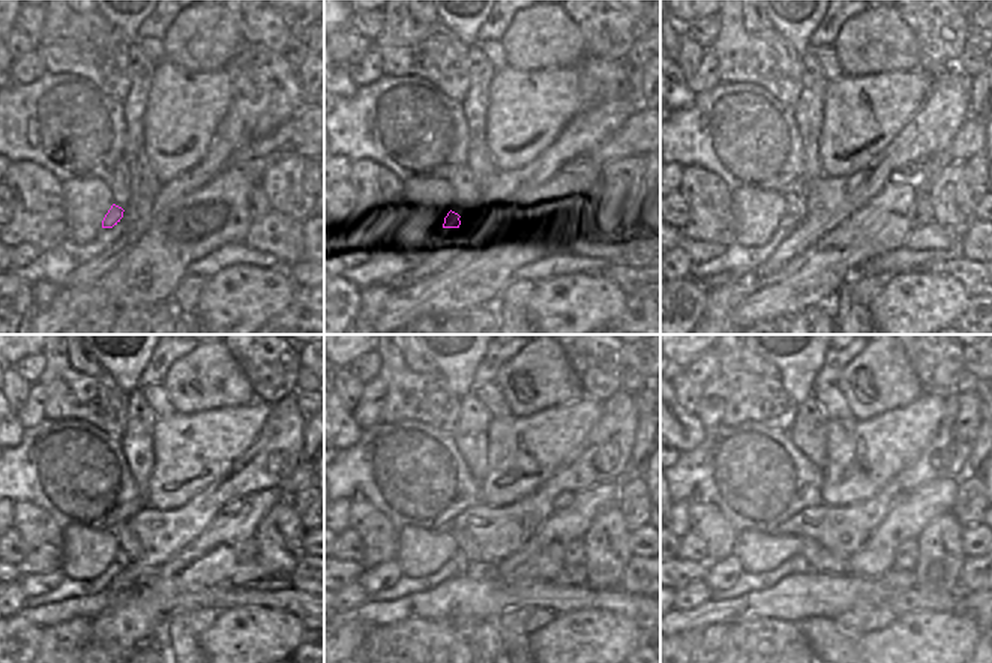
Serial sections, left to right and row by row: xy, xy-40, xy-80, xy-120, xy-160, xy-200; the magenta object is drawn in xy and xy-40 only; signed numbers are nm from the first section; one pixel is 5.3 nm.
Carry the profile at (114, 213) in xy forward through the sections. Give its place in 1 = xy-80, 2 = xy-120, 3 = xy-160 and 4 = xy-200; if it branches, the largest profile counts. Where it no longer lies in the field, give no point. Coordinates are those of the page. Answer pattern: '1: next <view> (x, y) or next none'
1: next xy-80 (788, 221)
2: next xy-120 (120, 558)
3: next xy-160 (462, 564)
4: next xy-200 (800, 564)

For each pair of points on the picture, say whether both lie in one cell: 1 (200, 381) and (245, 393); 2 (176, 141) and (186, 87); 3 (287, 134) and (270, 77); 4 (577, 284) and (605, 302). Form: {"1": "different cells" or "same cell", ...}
{"1": "same cell", "2": "same cell", "3": "different cells", "4": "same cell"}

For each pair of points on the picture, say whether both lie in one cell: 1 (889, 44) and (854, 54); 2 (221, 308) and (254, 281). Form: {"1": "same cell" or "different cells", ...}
{"1": "same cell", "2": "same cell"}

